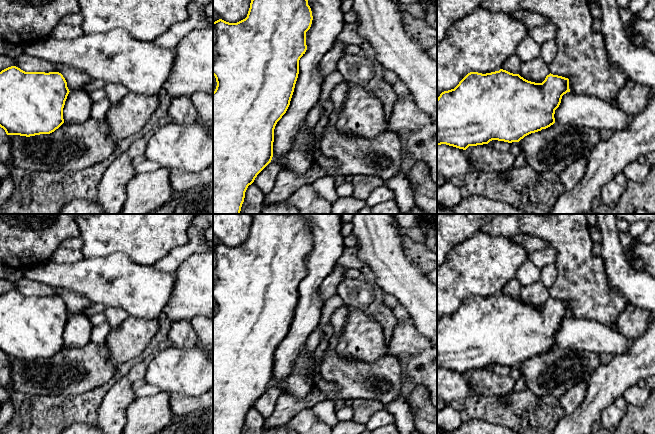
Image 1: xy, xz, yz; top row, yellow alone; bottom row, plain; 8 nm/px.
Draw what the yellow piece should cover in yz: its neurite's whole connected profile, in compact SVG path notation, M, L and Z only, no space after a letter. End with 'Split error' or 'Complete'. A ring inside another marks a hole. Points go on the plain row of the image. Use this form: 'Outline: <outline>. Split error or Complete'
Outline: M503 293L486 298L470 296L454 313L442 316L437 322L437 369L446 368L466 374L469 370L488 368L492 364L504 365L508 367L519 366L525 360L541 355L542 353L546 353L555 347L555 334L559 331L562 320L567 316L570 316L569 303L558 299L553 299L551 297L546 300L542 307L535 307L524 303L519 298L513 298Z. Complete

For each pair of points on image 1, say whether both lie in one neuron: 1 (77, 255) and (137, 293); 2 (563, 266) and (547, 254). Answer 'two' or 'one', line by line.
1: two
2: two

